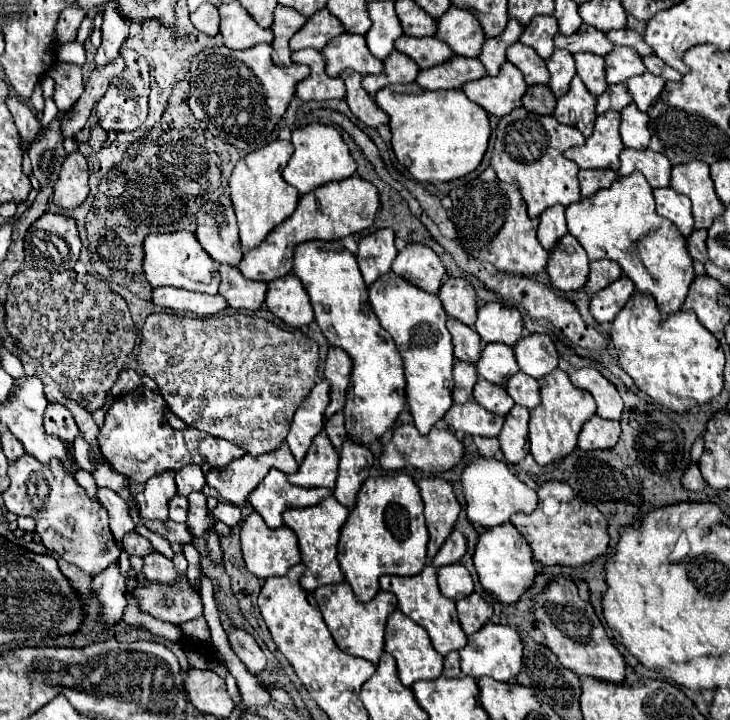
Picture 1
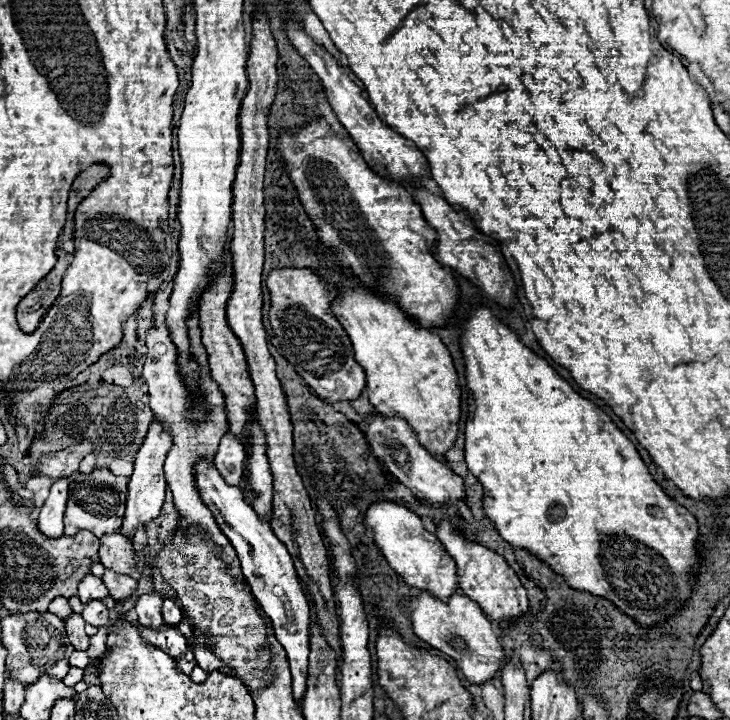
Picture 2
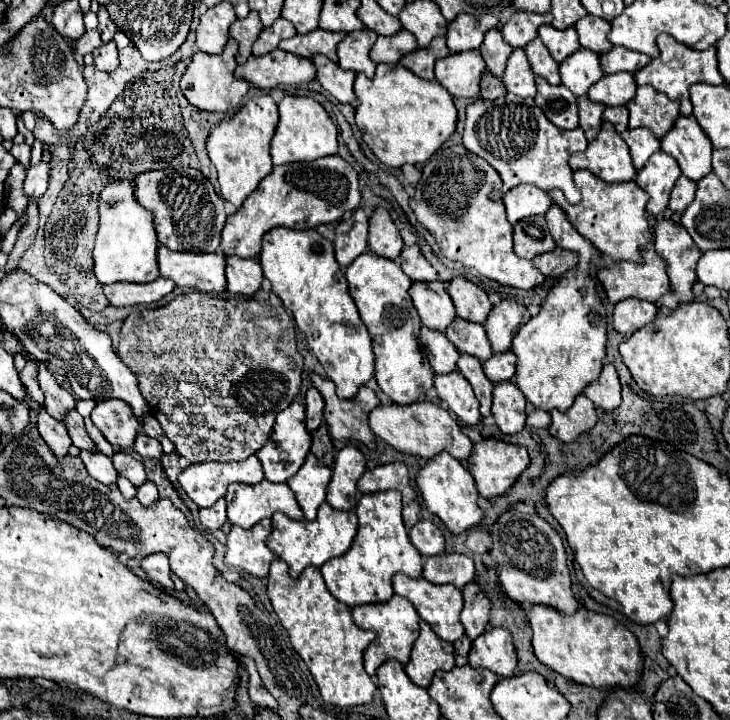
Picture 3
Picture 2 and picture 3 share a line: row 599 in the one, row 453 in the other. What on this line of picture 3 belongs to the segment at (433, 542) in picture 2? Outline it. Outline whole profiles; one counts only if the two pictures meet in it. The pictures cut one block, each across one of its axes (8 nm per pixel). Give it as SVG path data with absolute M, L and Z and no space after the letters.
M440 452L440 454L428 458L416 476L416 484L420 488L426 508L432 514L436 514L452 534L460 534L460 532L476 526L482 520L484 514L476 504L478 492L476 492L472 474L468 472L468 468L462 460L448 456L448 452Z

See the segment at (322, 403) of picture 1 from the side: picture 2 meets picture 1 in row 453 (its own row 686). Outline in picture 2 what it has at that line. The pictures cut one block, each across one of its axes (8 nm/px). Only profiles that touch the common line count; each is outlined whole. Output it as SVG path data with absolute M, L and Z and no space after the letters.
M198 460L194 464L194 478L196 478L196 490L202 498L202 502L210 508L214 514L220 530L228 536L230 544L236 550L236 556L240 560L240 568L248 584L252 586L252 592L256 600L260 602L266 616L272 620L276 640L284 646L290 662L292 672L292 692L296 704L302 702L304 690L306 690L306 678L308 678L308 654L310 654L310 602L302 590L302 584L296 576L292 558L284 544L276 538L270 524L254 512L254 508L248 506L244 498L244 490L240 486L230 486L224 482L220 472L216 470L212 460Z

